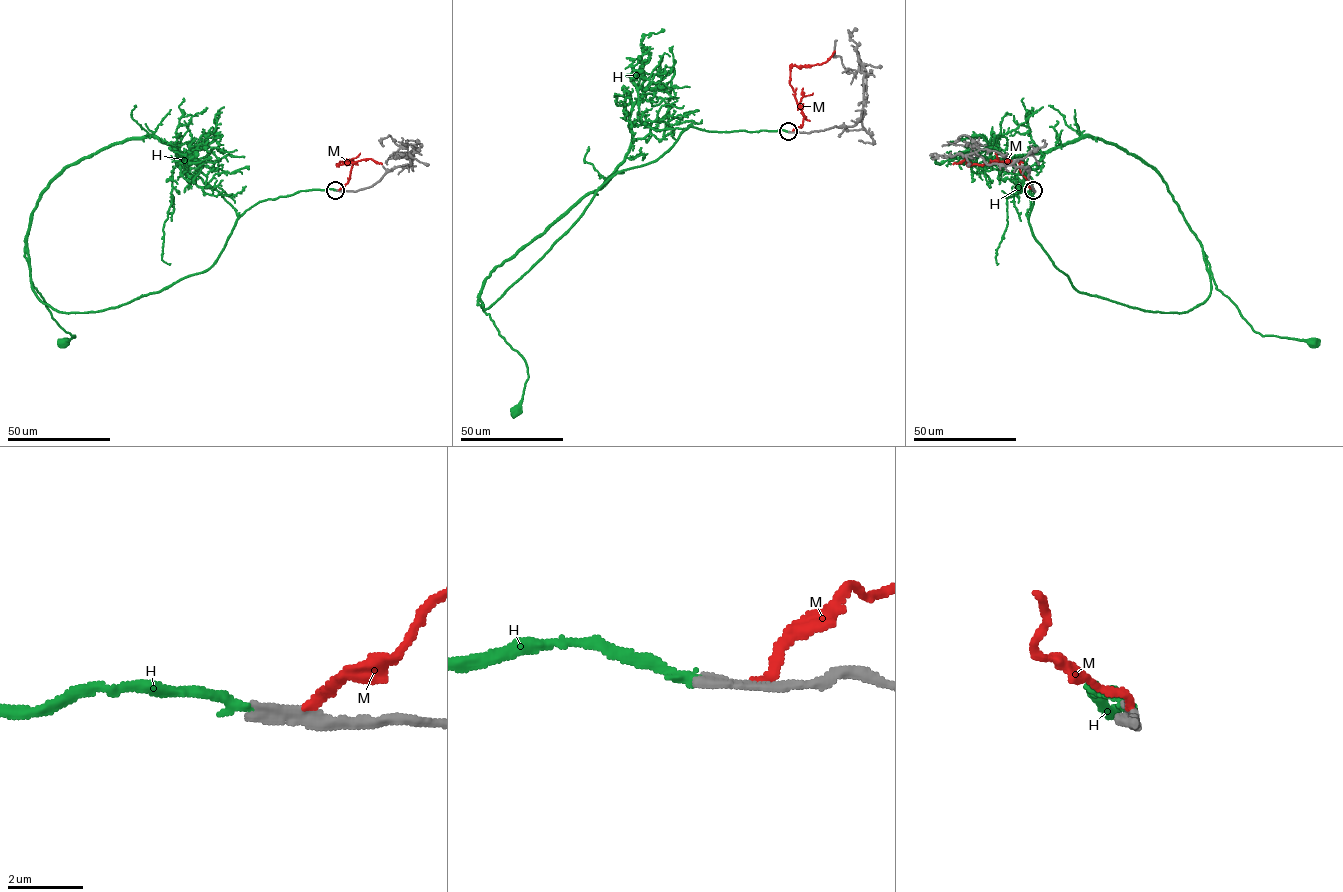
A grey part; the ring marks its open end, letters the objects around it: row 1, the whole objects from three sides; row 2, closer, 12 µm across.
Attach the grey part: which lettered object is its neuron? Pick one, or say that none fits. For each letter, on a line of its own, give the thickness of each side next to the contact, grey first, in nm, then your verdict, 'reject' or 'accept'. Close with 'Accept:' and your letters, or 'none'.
H: 360/260 nm | accept
M: 240/240 nm | reject
Accept: H

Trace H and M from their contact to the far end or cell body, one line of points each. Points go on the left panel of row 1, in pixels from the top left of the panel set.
H: (336, 190), (260, 201), (209, 268), (102, 310), (44, 304), (25, 246), (33, 286), (75, 337), (62, 342)
M: (338, 190), (349, 180), (352, 162), (336, 164), (369, 158), (382, 164)

